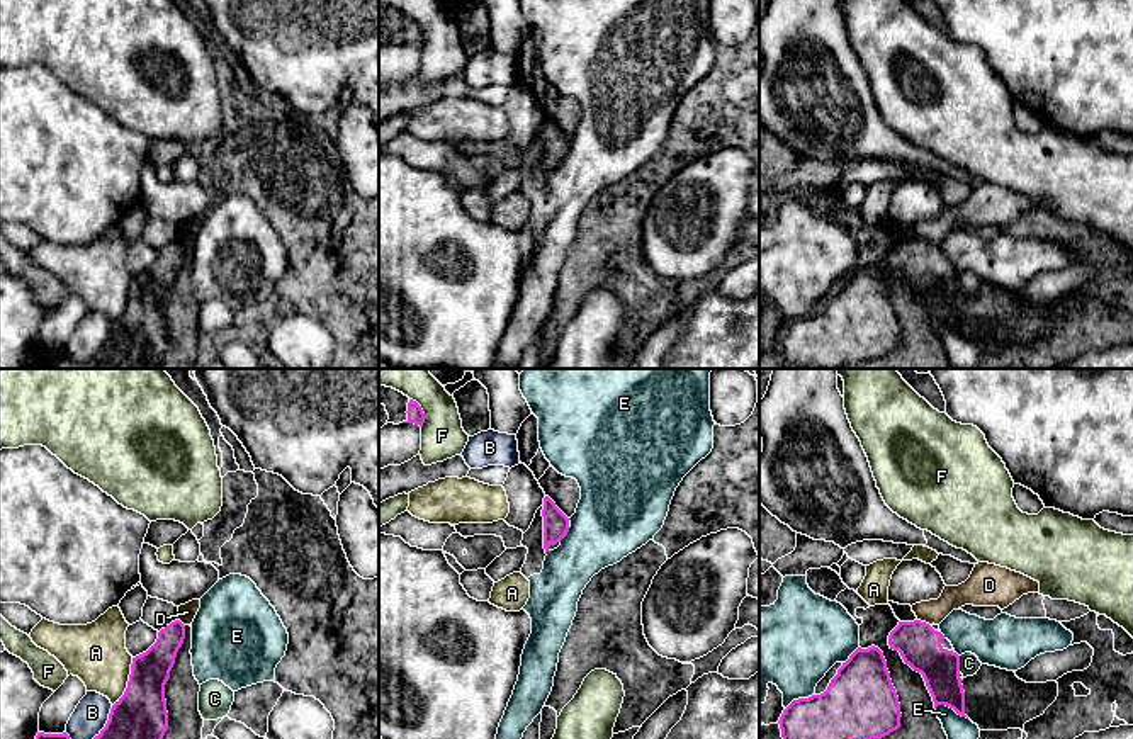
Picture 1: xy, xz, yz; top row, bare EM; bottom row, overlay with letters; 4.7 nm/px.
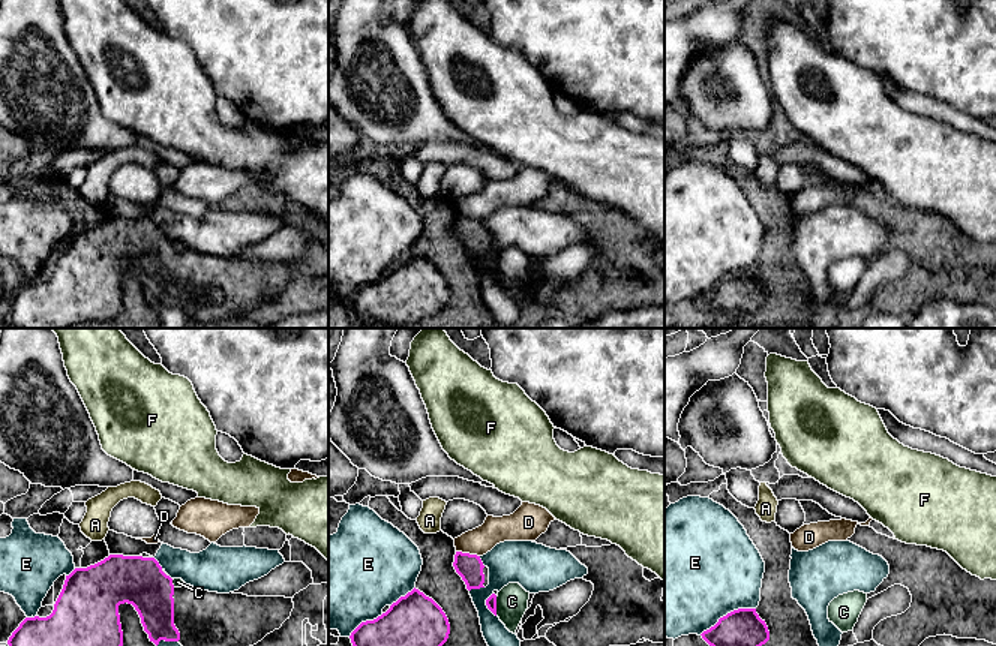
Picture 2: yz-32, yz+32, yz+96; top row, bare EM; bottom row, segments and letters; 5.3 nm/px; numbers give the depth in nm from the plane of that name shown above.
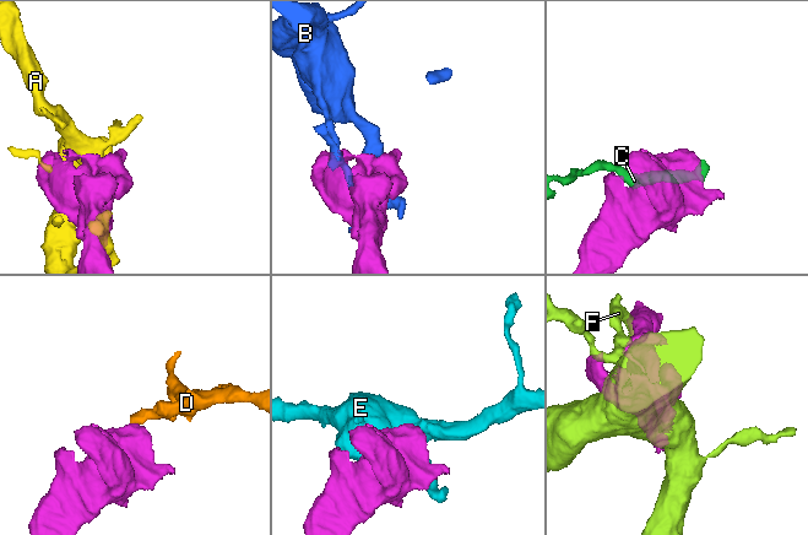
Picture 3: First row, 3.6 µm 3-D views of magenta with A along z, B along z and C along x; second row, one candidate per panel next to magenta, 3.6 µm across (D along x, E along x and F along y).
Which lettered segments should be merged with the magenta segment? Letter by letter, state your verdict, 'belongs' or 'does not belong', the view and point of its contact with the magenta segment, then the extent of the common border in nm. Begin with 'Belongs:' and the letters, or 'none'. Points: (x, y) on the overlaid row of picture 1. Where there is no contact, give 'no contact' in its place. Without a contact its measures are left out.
Belongs: none
A: does not belong; contact xy (128, 682); length 260 nm
B: does not belong; contact xy (107, 722); length 190 nm
C: does not belong; contact yz (958, 665); length 80 nm
D: does not belong; contact yz (924, 622); length 70 nm
E: does not belong; contact yz (952, 707); length 170 nm
F: does not belong; contact xz (422, 411); length 160 nm

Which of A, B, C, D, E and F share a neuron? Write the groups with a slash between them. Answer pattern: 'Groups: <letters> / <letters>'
Groups: A / B / C / D / E / F

